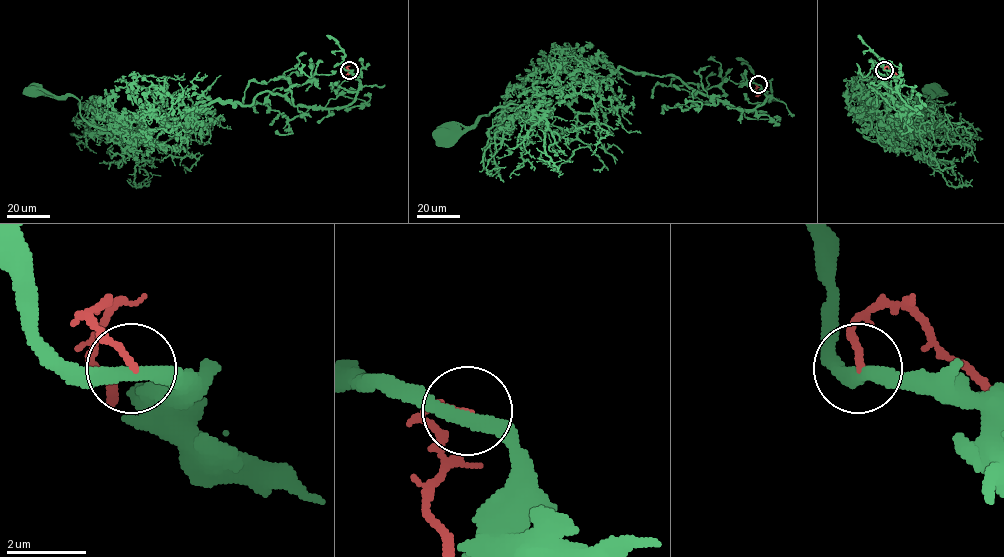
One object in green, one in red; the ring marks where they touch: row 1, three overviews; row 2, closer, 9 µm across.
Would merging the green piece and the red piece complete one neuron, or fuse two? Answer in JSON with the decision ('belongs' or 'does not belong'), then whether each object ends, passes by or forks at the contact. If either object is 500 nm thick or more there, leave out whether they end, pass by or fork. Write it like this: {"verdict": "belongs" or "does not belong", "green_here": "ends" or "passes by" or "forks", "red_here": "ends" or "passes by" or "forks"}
{"verdict": "does not belong", "green_here": "passes by", "red_here": "ends"}

